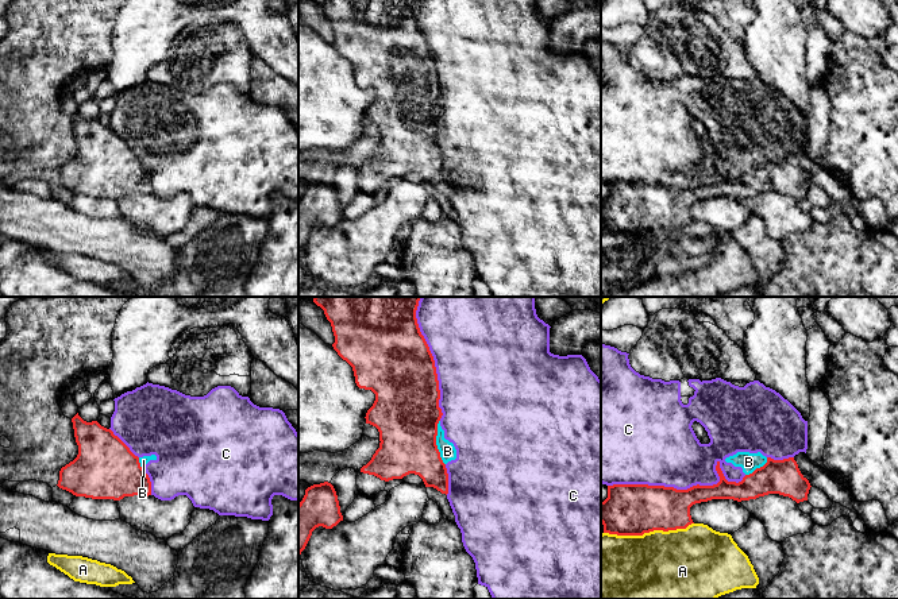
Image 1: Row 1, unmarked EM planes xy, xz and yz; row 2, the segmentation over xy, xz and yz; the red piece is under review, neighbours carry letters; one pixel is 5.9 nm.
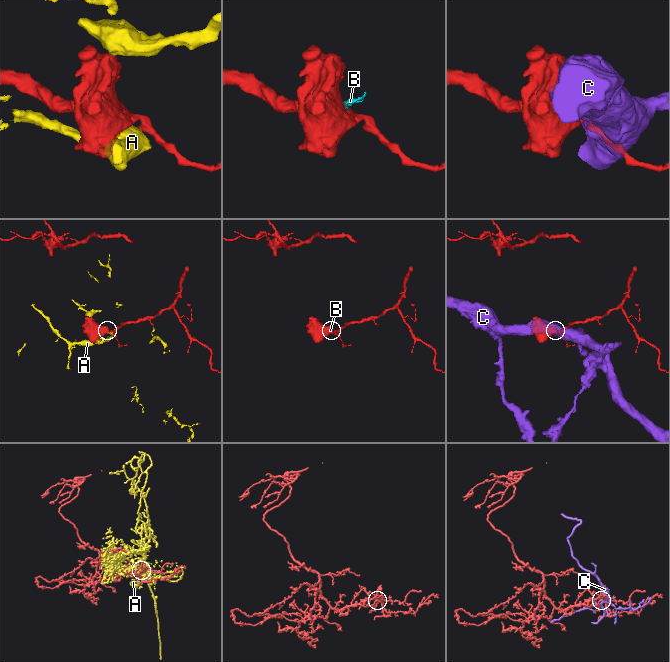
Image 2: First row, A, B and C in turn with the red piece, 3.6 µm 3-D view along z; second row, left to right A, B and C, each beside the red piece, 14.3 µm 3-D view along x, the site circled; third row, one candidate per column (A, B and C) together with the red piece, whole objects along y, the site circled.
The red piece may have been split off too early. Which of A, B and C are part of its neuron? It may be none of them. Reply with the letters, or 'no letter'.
no letter

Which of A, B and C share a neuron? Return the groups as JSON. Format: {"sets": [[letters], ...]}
{"sets": [["A"], ["B", "C"]]}

